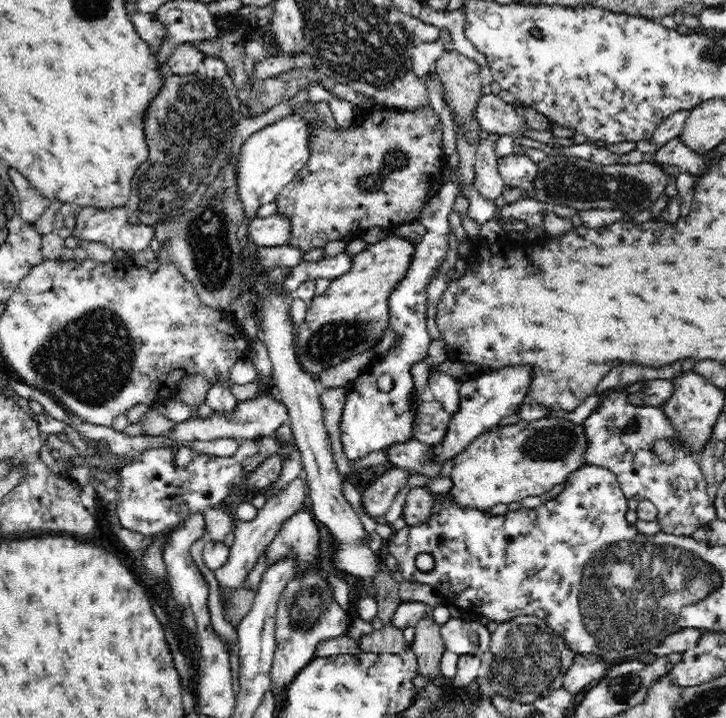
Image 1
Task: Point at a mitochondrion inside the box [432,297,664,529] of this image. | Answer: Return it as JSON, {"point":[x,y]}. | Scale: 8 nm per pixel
{"point":[556,442]}

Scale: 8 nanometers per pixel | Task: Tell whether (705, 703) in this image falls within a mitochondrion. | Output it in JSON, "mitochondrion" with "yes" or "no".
{"mitochondrion":"yes"}

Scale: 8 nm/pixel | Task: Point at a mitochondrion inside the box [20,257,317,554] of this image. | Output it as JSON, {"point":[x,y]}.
{"point":[90,359]}

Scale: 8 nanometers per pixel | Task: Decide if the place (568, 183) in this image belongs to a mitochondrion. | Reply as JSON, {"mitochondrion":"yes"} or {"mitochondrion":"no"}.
{"mitochondrion":"yes"}

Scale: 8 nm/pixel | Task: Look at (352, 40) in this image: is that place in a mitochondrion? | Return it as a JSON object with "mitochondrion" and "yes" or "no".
{"mitochondrion":"yes"}

